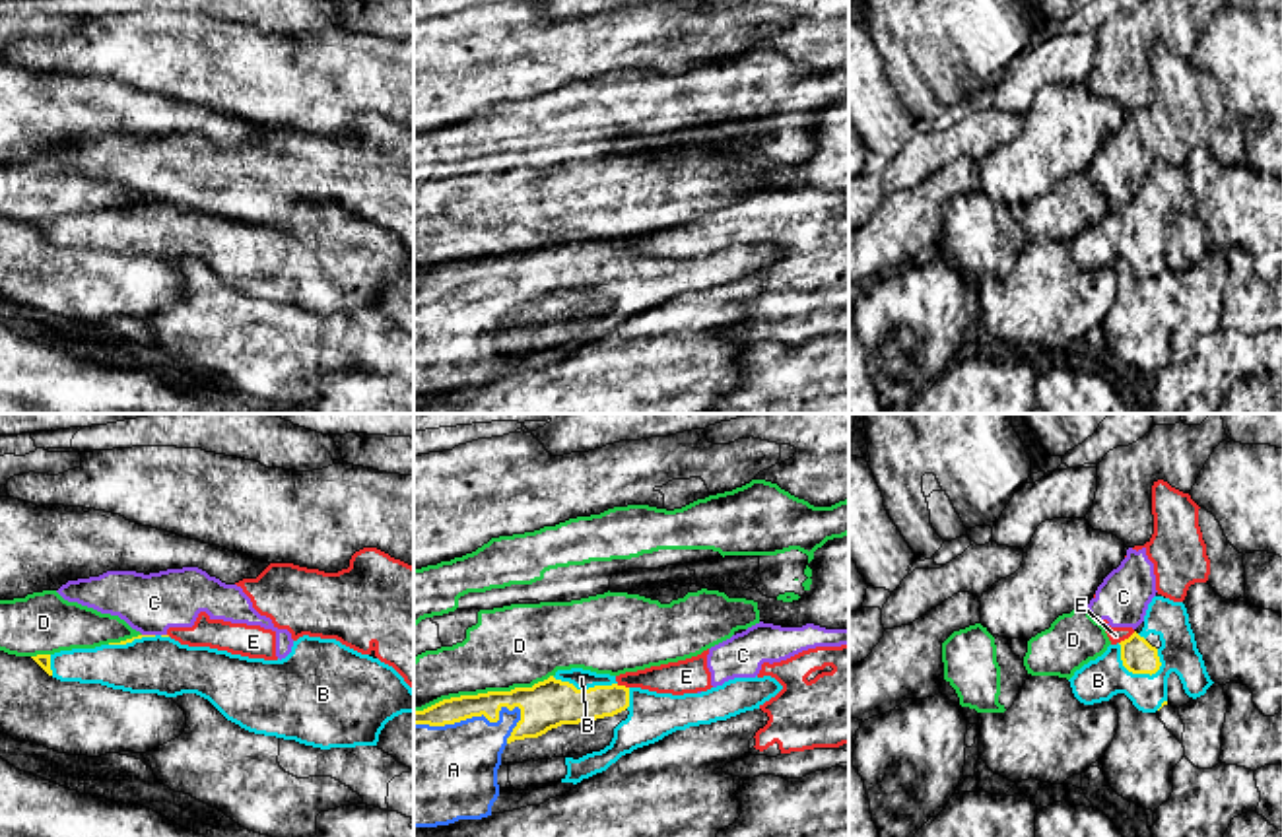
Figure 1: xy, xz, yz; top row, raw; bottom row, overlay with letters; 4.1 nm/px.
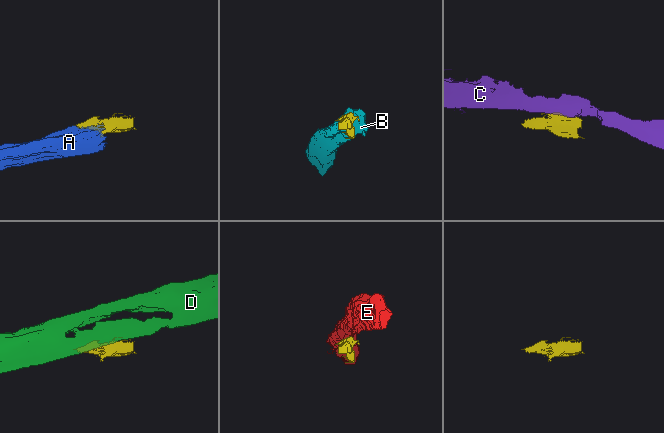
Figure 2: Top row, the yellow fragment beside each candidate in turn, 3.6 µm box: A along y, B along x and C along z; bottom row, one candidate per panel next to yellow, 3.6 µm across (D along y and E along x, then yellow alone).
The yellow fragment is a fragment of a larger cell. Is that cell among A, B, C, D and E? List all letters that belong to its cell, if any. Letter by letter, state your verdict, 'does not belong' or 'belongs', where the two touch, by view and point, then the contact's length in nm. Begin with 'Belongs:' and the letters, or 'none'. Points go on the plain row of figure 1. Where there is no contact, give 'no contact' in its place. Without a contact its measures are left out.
Belongs: A, B
A: belongs | xz (471, 282) | 460 nm
B: belongs | yz (1131, 235) | 220 nm
C: does not belong | xy (148, 200) | 60 nm
D: does not belong | xz (482, 259) | 600 nm
E: does not belong | yz (1129, 202) | 90 nm

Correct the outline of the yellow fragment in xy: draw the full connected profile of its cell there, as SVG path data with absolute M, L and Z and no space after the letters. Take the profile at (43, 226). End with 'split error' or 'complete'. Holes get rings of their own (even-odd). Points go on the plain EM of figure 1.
M169 200L31 223L60 247L196 258L249 297L320 315L377 311L388 285L414 280L414 254L392 231L336 204L303 200L282 225L188 212Z; split error

